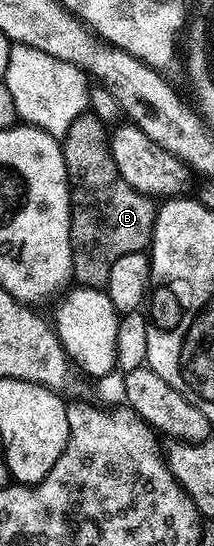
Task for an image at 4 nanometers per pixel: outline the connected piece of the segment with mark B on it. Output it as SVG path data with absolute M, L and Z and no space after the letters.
M78 116L60 143L70 183L70 270L81 287L105 289L108 274L112 274L112 266L118 259L149 249L156 204L122 177L110 153L107 125L97 116Z

